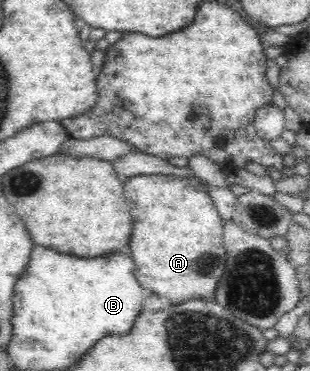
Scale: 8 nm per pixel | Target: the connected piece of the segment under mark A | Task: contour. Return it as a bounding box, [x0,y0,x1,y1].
[123,175,227,305]

